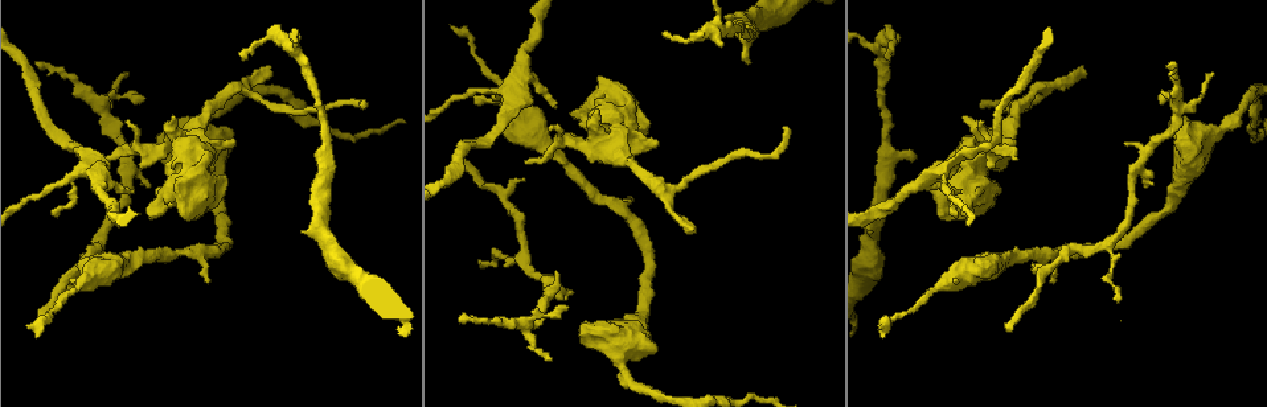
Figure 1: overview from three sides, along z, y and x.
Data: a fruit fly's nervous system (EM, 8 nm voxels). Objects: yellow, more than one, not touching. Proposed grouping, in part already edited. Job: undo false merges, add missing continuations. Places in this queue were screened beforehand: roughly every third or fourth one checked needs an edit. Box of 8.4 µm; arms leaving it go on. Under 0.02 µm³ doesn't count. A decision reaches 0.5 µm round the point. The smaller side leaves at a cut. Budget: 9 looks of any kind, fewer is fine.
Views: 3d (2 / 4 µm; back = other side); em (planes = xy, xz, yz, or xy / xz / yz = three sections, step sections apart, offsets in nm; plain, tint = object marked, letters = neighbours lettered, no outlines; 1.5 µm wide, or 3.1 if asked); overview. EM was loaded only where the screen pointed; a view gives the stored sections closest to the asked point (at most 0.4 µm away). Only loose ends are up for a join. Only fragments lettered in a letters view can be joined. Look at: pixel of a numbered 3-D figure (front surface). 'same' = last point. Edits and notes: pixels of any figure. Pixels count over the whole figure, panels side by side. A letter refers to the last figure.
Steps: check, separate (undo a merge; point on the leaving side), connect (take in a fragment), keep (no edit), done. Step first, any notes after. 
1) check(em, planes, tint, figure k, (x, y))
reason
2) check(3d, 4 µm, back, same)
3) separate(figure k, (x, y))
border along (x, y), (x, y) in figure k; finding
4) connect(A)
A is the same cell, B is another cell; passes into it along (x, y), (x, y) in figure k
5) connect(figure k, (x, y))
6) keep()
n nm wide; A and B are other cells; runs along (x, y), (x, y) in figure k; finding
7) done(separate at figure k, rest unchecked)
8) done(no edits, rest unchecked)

check(em, xz, step 4, letters, figure 1, (717, 32))
a fork

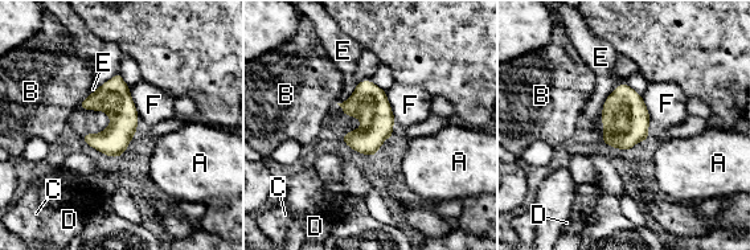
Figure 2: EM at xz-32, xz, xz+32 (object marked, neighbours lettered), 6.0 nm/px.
keep()
E touches over 280 nm; A, B, C, D, E and F are other cells; border along (128, 87), (139, 117) in figure 2; continuous, no second cell

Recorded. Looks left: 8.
check(3d, 2 µm, figure 1, (1009, 332))
an open end

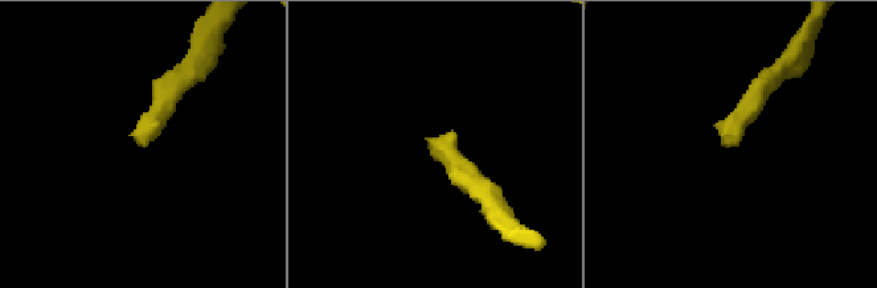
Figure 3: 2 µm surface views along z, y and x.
check(em, planes, letters, figure 3, (430, 152))
need the tissue

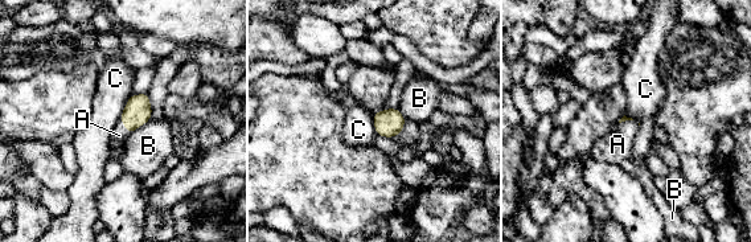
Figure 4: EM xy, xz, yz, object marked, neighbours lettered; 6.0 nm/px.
connect(A)
A is the same cell, B and C are other cells; passes into it along (138, 110), (124, 126), (119, 135) in figure 4; the cell continues

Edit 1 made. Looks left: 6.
check(overview)
redraw

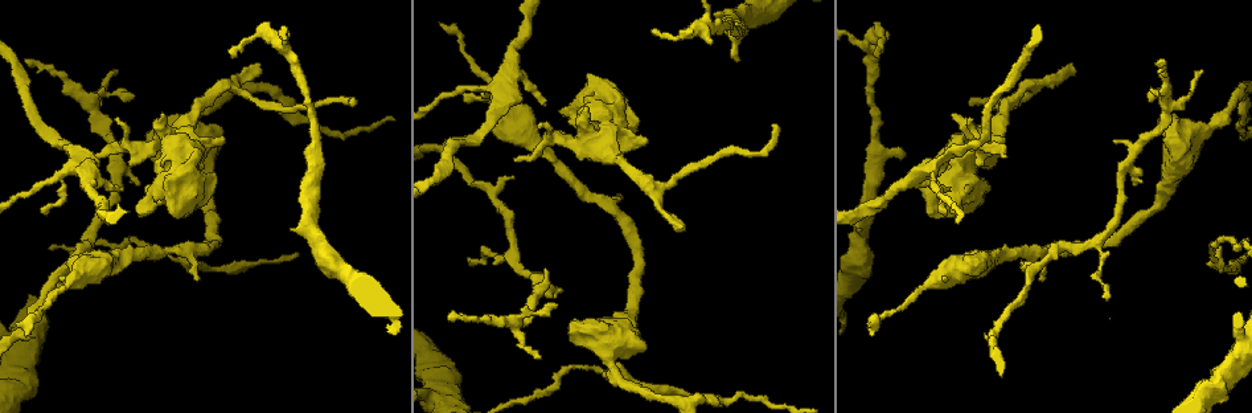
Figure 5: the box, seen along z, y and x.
check(em, planes, letters, figure 5, (871, 335))
end of a long branch

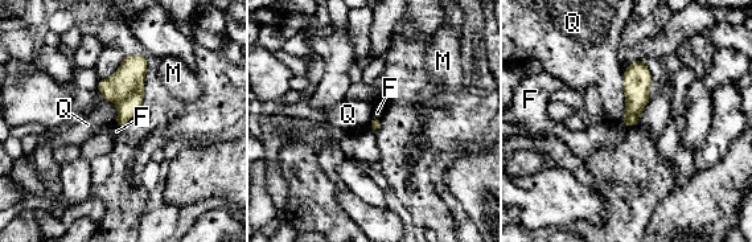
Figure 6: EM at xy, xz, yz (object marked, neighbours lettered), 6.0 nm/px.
keep()
F, M and Q are other cells; border along (621, 123), (627, 127) in figure 6; none of them fits

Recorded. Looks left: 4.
check(em, planes, letters, figure 5, (116, 120))
branch stops here

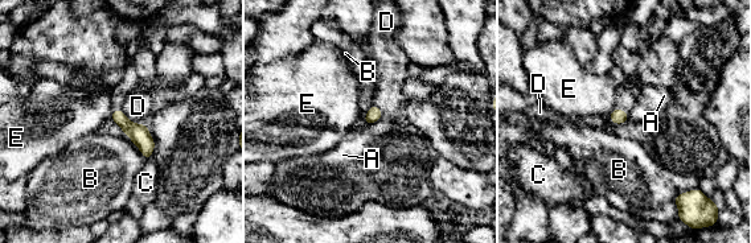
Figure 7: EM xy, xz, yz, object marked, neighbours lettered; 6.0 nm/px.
keep()
A, B, C, D and E are other cells; runs along (115, 112), (146, 144), (148, 153) in figure 7; no lettered fragment goes on from it

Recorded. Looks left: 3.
done(connect at figure 4, rest unchecked)

